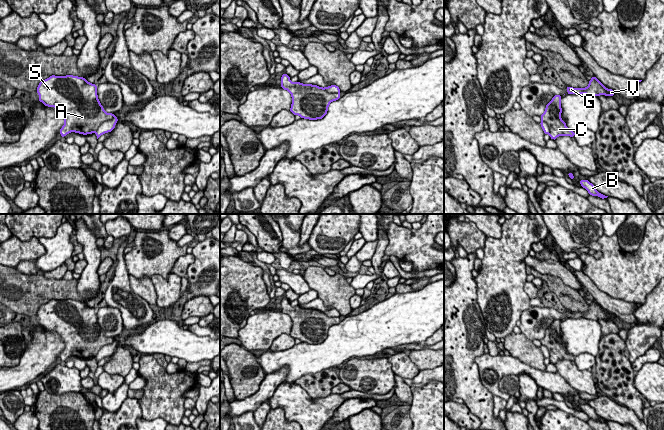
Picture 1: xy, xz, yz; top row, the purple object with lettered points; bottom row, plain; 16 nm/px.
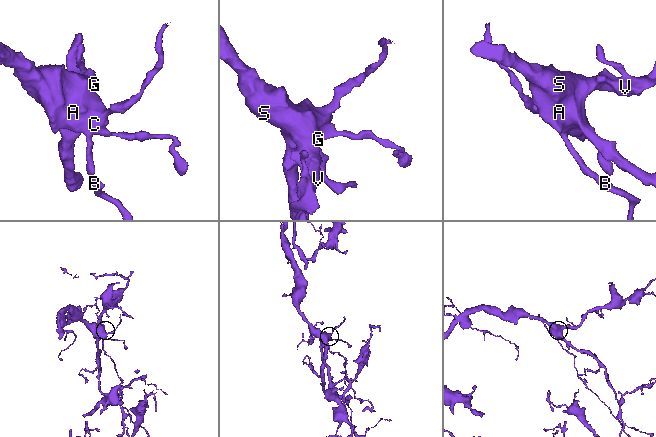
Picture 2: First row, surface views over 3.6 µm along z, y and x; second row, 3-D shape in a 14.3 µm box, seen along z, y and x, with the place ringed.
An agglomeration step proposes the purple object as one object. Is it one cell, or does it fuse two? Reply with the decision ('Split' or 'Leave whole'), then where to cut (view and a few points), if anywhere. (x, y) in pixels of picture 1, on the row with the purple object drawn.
Split. Split along xy (114, 115), (111, 119), (105, 120), (95, 131)

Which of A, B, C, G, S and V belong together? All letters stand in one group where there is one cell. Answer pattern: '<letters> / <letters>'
A C G S V / B

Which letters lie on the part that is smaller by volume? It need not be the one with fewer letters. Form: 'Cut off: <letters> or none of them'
Cut off: B

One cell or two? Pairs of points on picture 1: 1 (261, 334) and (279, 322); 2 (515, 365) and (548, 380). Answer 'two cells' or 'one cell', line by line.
1: one cell
2: one cell

